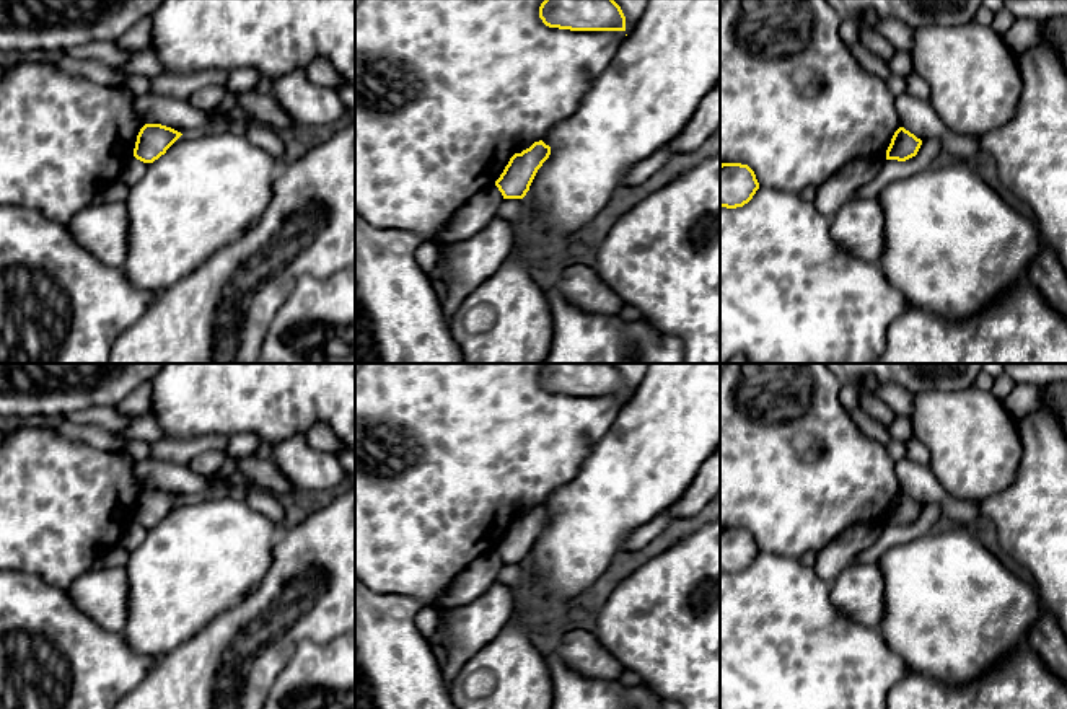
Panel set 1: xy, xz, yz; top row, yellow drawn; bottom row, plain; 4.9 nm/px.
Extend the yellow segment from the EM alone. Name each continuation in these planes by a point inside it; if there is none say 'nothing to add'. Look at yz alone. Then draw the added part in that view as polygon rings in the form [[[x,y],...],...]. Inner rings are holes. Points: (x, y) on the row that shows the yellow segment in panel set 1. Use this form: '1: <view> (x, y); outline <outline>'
nothing to add

